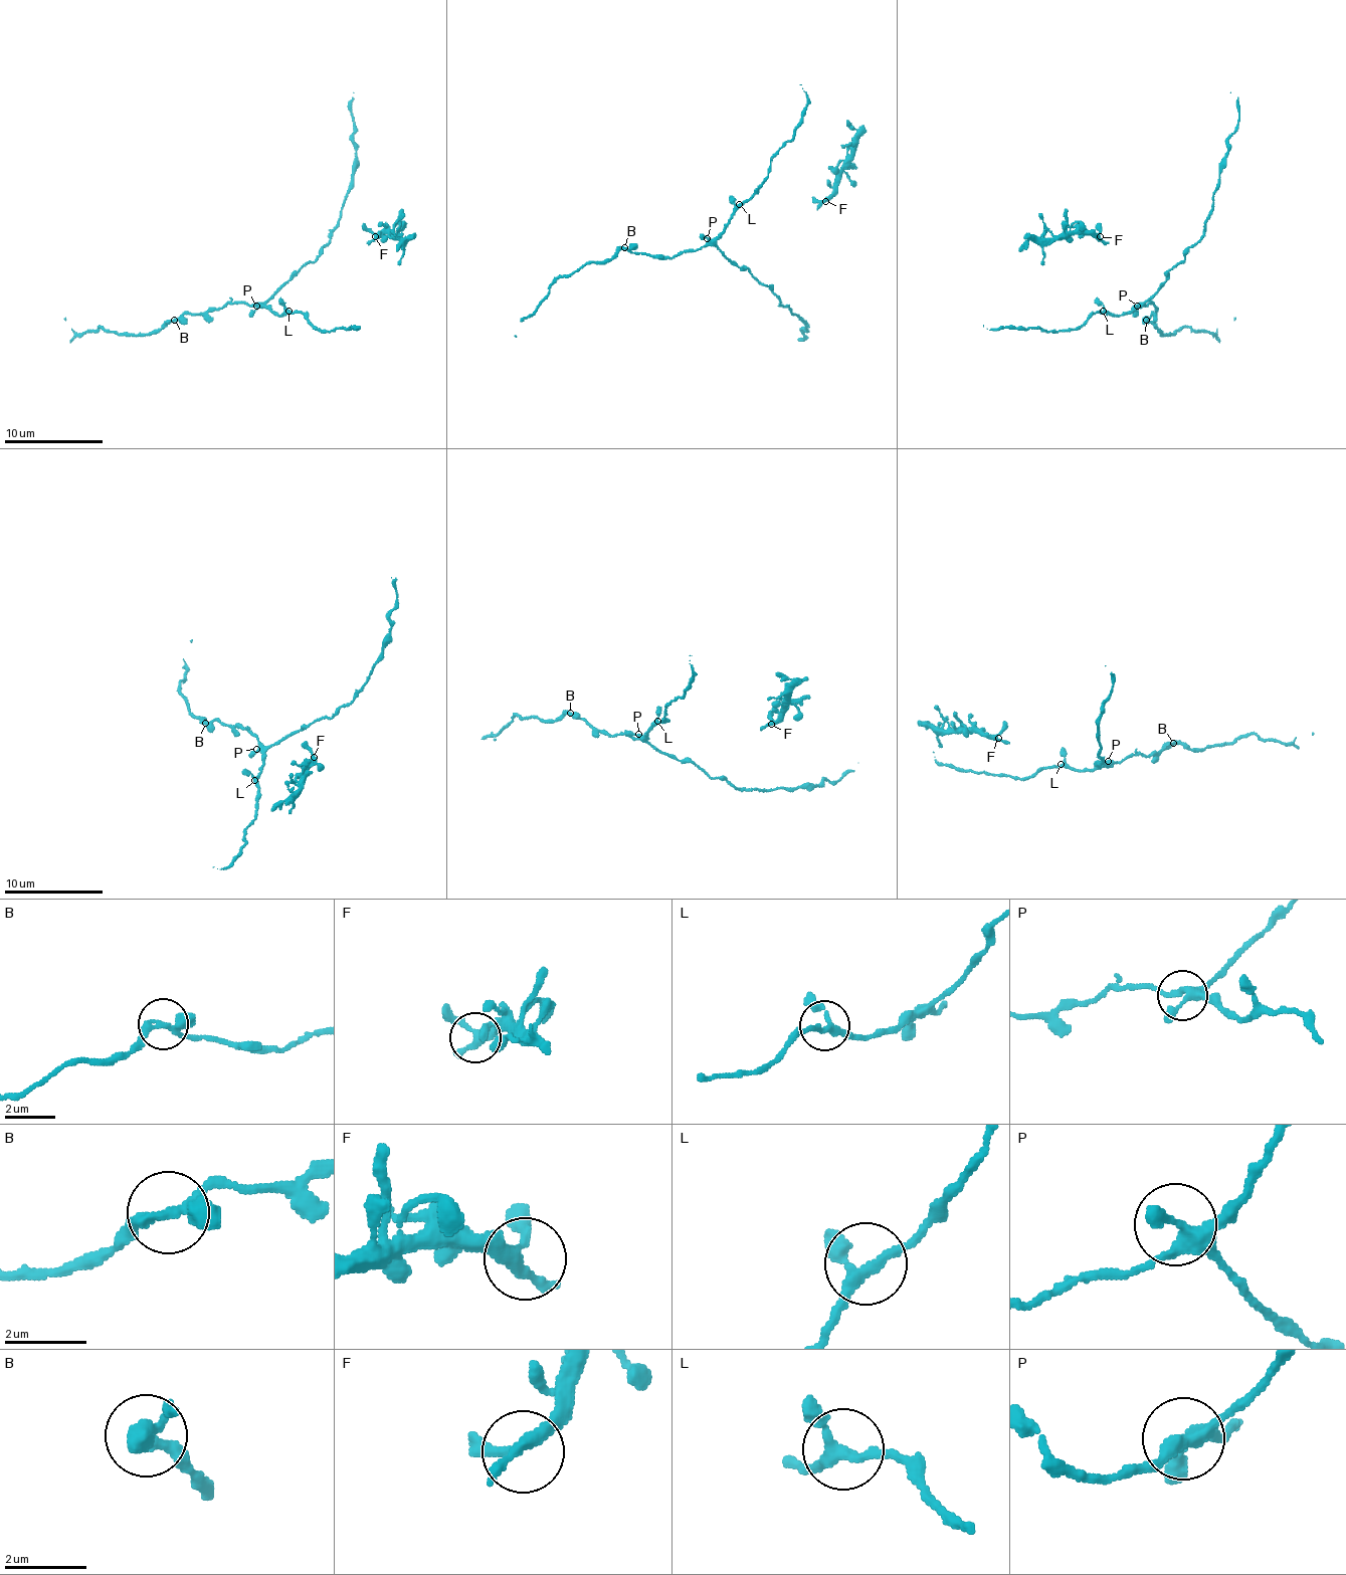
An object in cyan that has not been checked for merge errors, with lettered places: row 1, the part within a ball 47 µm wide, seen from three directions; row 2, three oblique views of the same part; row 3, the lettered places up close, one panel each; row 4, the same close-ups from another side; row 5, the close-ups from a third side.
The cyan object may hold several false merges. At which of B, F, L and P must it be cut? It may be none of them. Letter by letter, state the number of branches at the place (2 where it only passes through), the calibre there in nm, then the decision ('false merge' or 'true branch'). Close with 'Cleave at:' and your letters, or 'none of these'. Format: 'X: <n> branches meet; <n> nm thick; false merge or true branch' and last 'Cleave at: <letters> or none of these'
B: 3 branches meet; 260 nm thick; true branch
F: 3 branches meet; 280 nm thick; true branch
L: 3 branches meet; 240 nm thick; true branch
P: 4 branches meet; 300 nm thick; true branch
Cleave at: none of these

